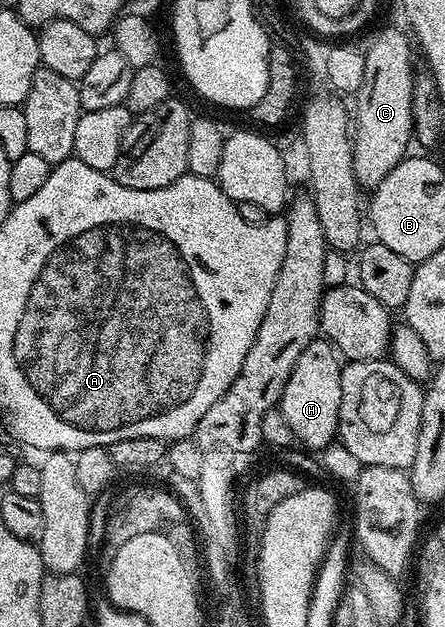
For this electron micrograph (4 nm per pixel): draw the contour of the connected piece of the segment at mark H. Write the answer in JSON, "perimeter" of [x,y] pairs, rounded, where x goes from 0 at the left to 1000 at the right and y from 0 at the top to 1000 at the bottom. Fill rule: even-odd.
{"perimeter":[[[730,539],[703,542],[665,573],[645,614],[638,616],[629,649],[672,710],[721,718],[753,707],[764,660],[764,603],[769,581],[748,549]]]}

